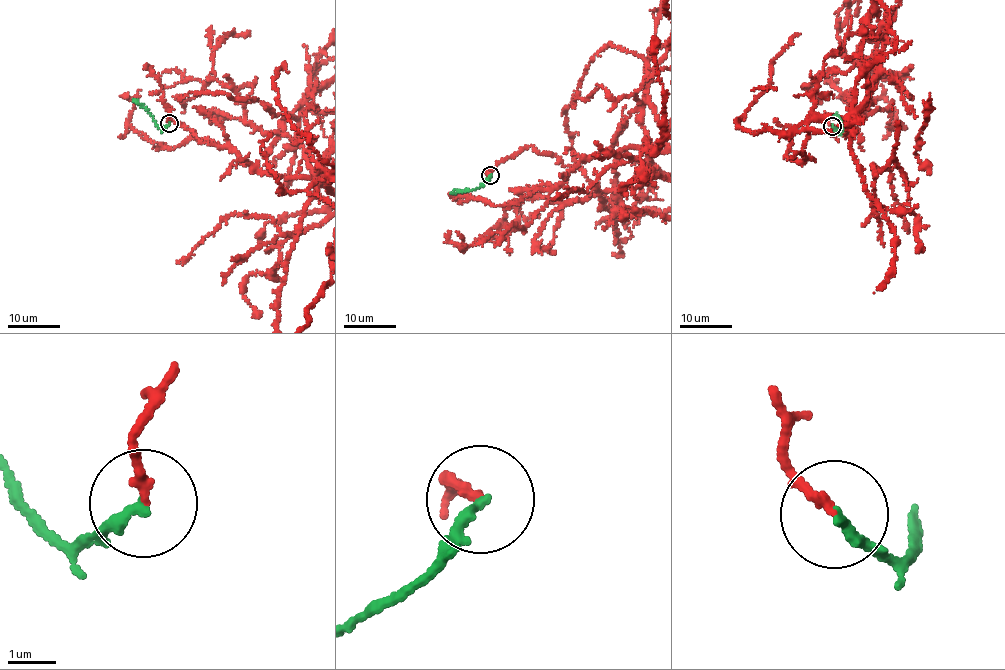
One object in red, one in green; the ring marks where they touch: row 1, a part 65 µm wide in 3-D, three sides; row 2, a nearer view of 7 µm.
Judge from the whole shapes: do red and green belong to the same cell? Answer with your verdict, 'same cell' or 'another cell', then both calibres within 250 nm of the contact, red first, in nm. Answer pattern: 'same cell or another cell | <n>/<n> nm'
same cell | 190/240 nm

